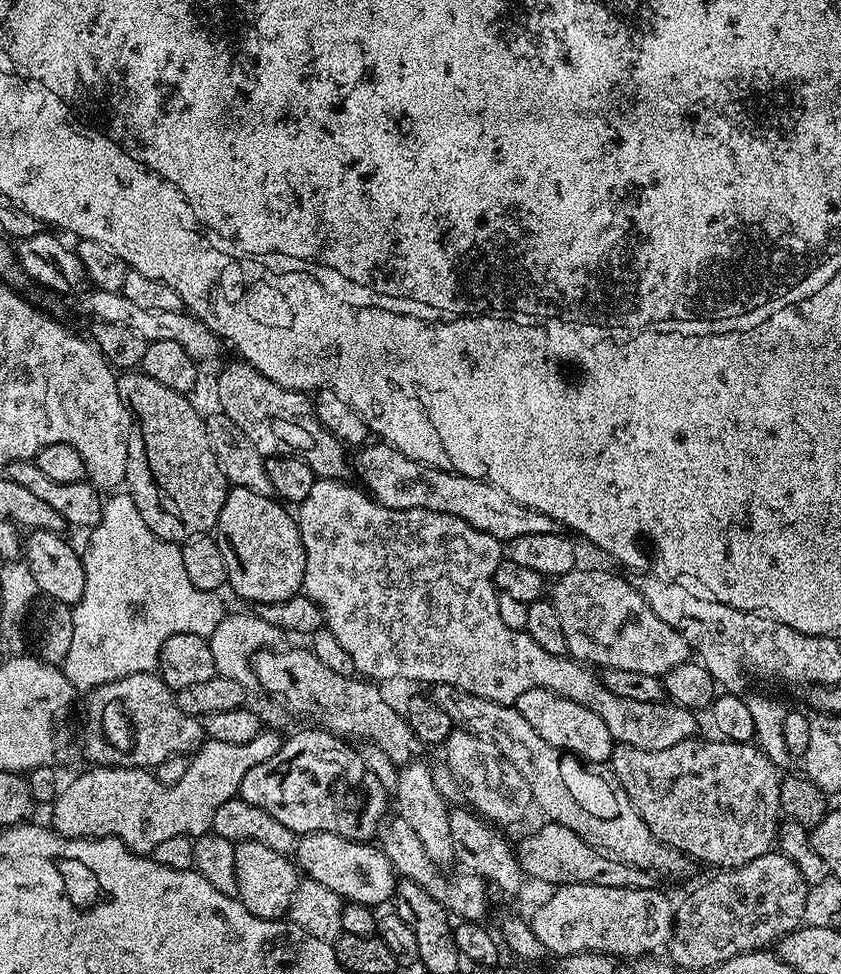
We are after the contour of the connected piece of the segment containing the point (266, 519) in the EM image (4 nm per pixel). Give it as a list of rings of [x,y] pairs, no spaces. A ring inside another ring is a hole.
[[[229,487],[228,497],[222,506],[222,514],[218,514],[218,522],[214,529],[214,538],[218,542],[218,550],[222,550],[222,558],[226,561],[227,587],[233,588],[252,606],[257,604],[273,604],[286,602],[297,595],[304,587],[306,574],[306,550],[302,546],[302,534],[295,515],[288,512],[279,499],[263,496],[254,490]]]

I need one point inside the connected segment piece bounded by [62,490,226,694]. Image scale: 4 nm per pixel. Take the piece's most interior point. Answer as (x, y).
(137, 594)

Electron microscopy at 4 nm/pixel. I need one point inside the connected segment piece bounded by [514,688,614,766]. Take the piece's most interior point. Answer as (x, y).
(574, 729)

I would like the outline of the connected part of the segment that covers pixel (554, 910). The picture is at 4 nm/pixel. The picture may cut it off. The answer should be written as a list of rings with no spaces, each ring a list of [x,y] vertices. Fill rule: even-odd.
[[[562,884],[555,889],[553,896],[548,896],[530,915],[534,938],[542,942],[545,953],[559,958],[579,952],[607,952],[617,958],[632,956],[640,958],[645,954],[656,954],[665,947],[672,937],[674,919],[673,901],[668,901],[658,890],[650,888],[615,888],[597,884]]]

